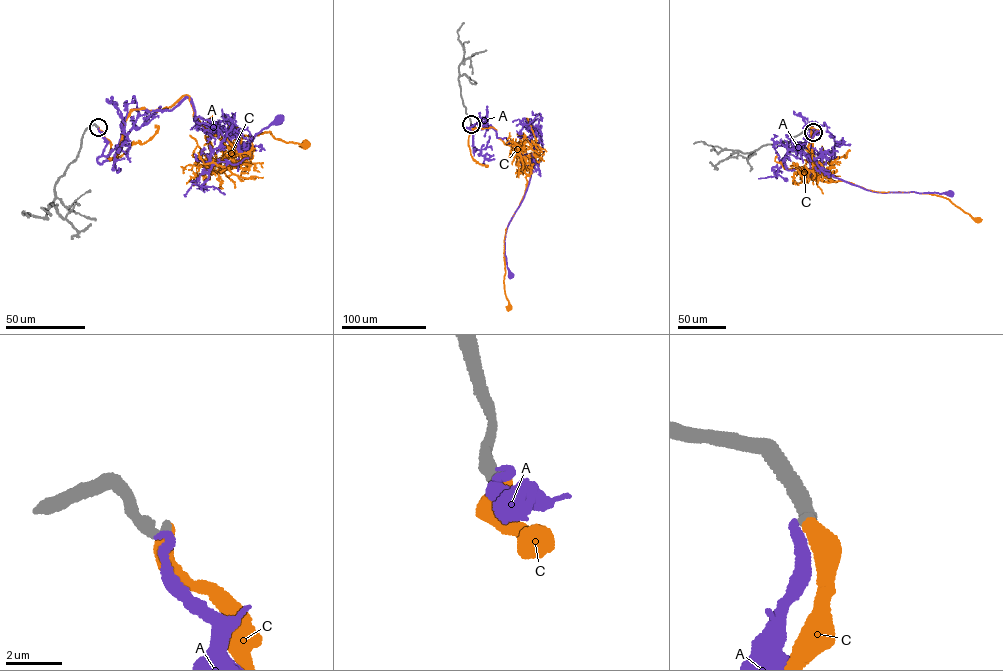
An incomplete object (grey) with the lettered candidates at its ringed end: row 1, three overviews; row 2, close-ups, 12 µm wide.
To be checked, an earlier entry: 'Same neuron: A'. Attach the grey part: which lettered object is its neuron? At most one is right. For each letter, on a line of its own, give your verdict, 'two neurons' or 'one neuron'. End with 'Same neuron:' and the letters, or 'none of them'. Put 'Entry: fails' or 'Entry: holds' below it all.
A: two neurons
C: one neuron
Same neuron: C
Entry: fails

